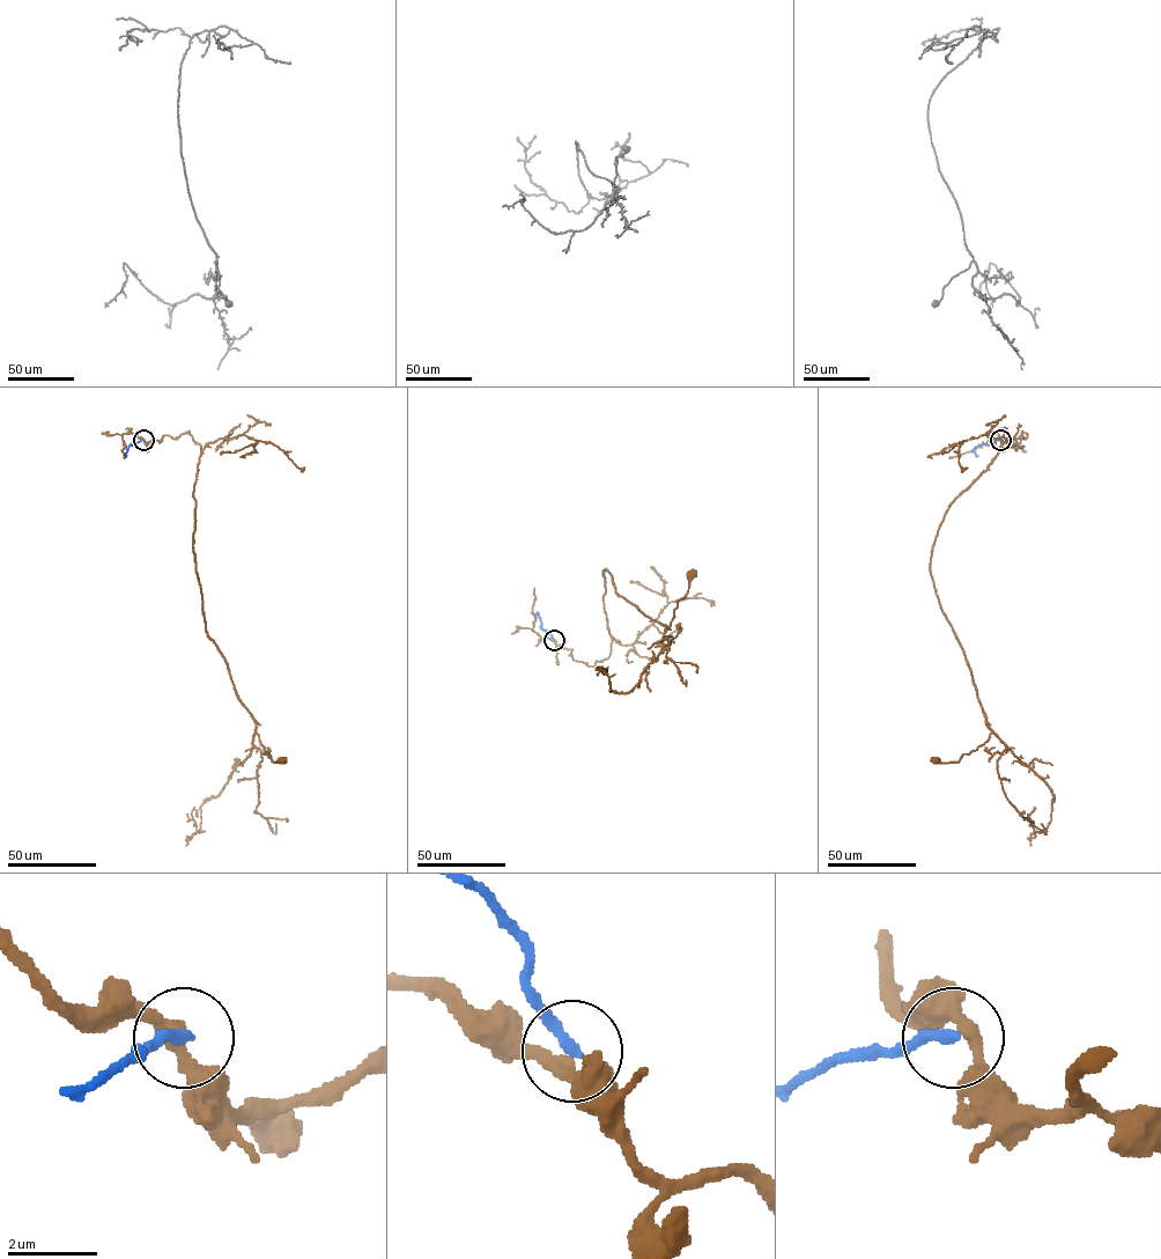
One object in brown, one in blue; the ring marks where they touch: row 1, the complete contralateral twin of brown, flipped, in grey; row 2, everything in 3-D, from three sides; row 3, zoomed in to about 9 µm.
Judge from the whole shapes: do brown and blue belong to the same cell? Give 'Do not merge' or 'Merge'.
Do not merge

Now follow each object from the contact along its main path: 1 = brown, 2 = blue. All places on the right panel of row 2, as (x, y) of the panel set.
1: (1001, 439), (1027, 434), (999, 450), (948, 507), (930, 572), (992, 733), (958, 763), (936, 760)
2: (1000, 439), (976, 446), (974, 451), (978, 456)

